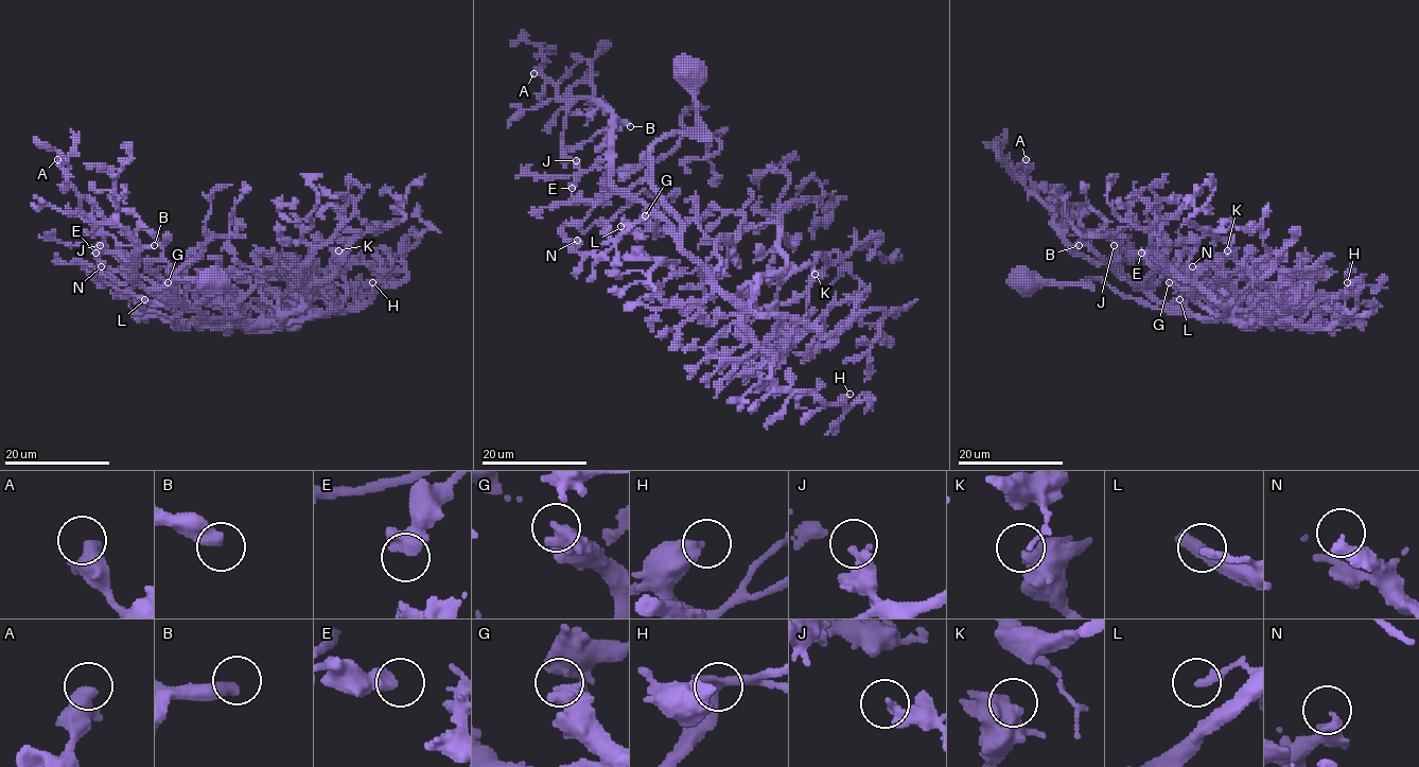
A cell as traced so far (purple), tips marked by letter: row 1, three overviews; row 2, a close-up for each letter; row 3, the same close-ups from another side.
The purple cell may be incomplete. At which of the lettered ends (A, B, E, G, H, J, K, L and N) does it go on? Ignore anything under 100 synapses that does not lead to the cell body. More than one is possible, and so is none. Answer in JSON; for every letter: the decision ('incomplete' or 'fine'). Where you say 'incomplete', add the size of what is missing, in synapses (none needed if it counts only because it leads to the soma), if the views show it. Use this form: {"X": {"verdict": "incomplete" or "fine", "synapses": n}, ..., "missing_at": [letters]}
{"A": {"verdict": "fine"}, "B": {"verdict": "incomplete", "synapses": 110}, "E": {"verdict": "fine"}, "G": {"verdict": "fine"}, "H": {"verdict": "fine"}, "J": {"verdict": "fine"}, "K": {"verdict": "fine"}, "L": {"verdict": "fine"}, "N": {"verdict": "fine"}, "missing_at": ["B"]}

